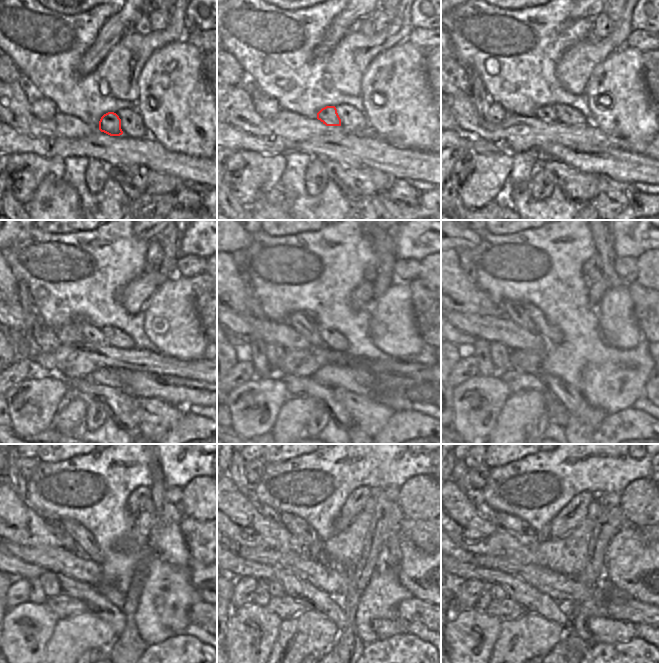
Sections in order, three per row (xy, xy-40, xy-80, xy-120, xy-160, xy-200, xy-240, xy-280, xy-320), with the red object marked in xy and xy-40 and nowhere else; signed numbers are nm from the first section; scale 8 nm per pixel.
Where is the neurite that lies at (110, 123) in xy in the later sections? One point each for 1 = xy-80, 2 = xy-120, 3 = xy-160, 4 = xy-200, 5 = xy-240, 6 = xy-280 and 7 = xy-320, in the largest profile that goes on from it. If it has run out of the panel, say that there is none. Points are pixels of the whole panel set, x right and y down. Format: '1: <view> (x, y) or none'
1: xy-80 (546, 113)
2: xy-120 (91, 334)
3: xy-160 (300, 321)
4: xy-200 (514, 311)
5: xy-240 (67, 542)
6: xy-280 (266, 511)
7: xy-320 (483, 509)

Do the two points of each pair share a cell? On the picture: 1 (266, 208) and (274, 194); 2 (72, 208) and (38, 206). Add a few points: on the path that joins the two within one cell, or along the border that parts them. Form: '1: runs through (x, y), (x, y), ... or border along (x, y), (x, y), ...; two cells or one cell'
1: runs through (269, 205), (274, 200), (274, 197); one cell
2: runs through (64, 208), (46, 208); one cell

